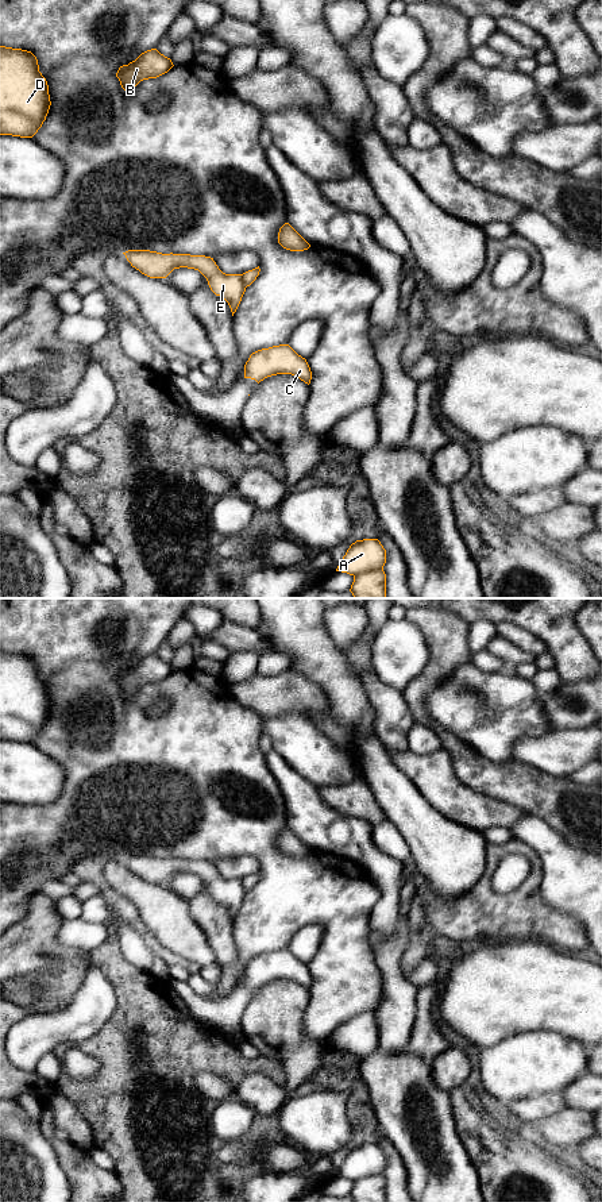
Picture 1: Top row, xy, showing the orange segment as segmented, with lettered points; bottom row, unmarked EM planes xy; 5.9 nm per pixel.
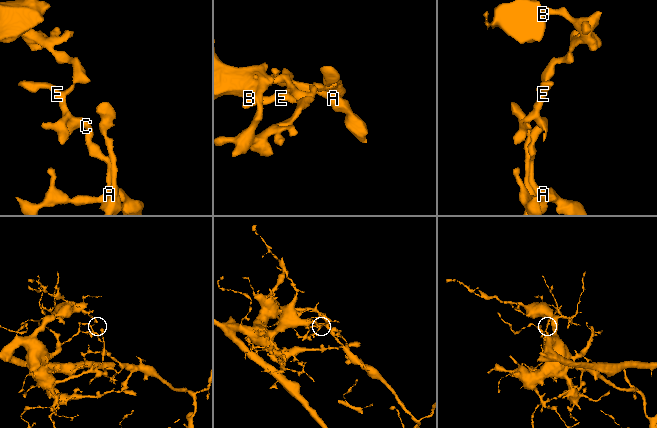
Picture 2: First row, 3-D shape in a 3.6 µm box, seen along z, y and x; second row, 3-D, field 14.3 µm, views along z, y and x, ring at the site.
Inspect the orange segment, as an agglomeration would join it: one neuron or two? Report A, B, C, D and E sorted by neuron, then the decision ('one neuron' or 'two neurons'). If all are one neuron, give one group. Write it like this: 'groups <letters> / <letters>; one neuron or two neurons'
groups A C E / B D; two neurons

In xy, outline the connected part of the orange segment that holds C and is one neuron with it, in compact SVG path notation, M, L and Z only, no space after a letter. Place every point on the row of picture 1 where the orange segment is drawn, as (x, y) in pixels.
M289 344L273 346L252 352L244 365L244 378L258 384L277 374L292 374L305 384L310 384L312 371L305 358Z

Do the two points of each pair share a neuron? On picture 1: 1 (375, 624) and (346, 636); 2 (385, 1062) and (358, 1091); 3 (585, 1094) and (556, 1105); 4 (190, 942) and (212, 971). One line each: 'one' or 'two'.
1: two
2: two
3: one
4: two

